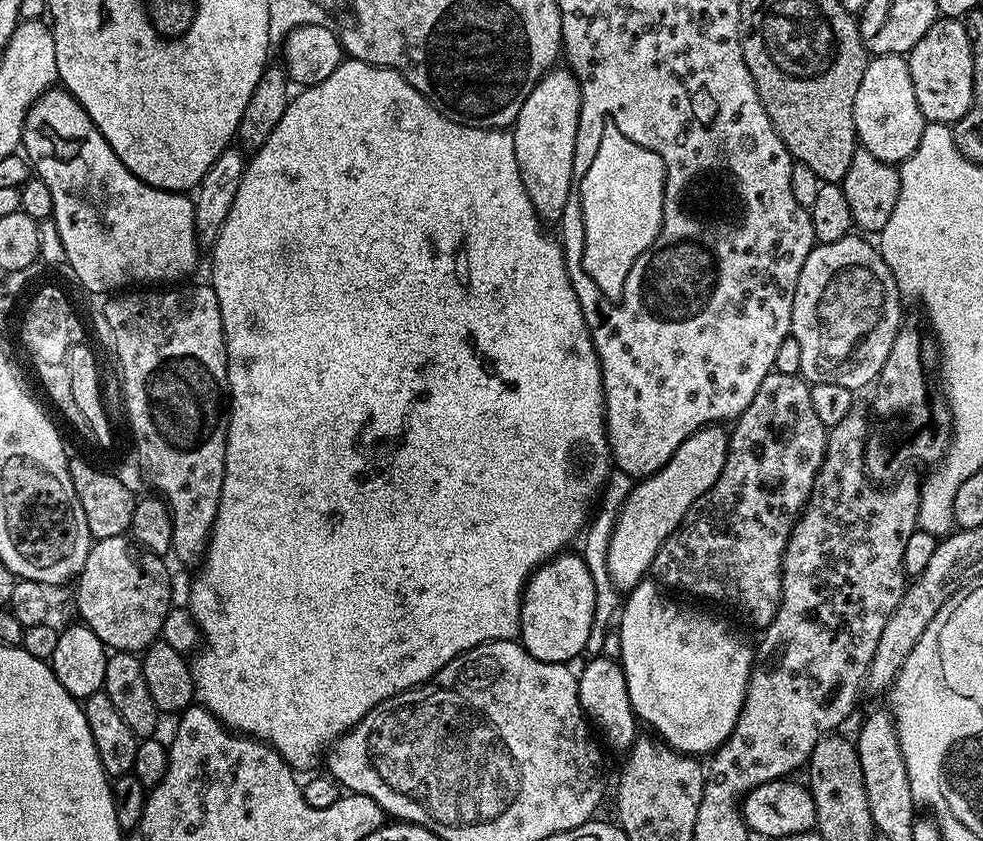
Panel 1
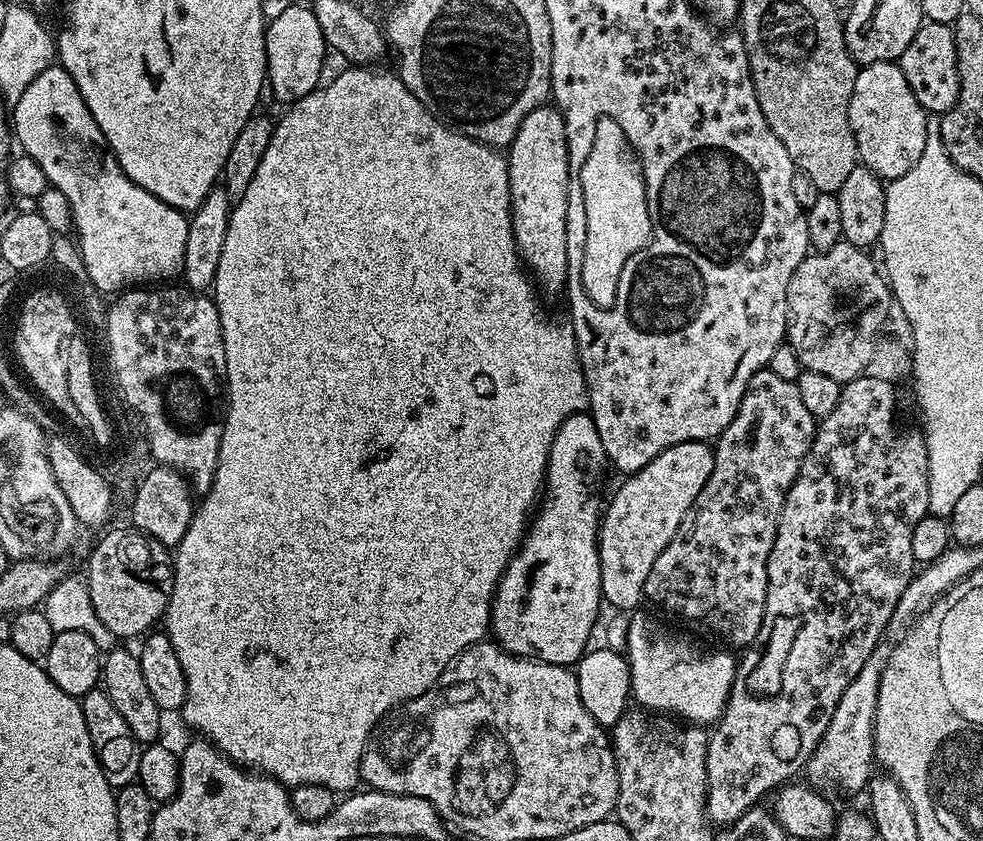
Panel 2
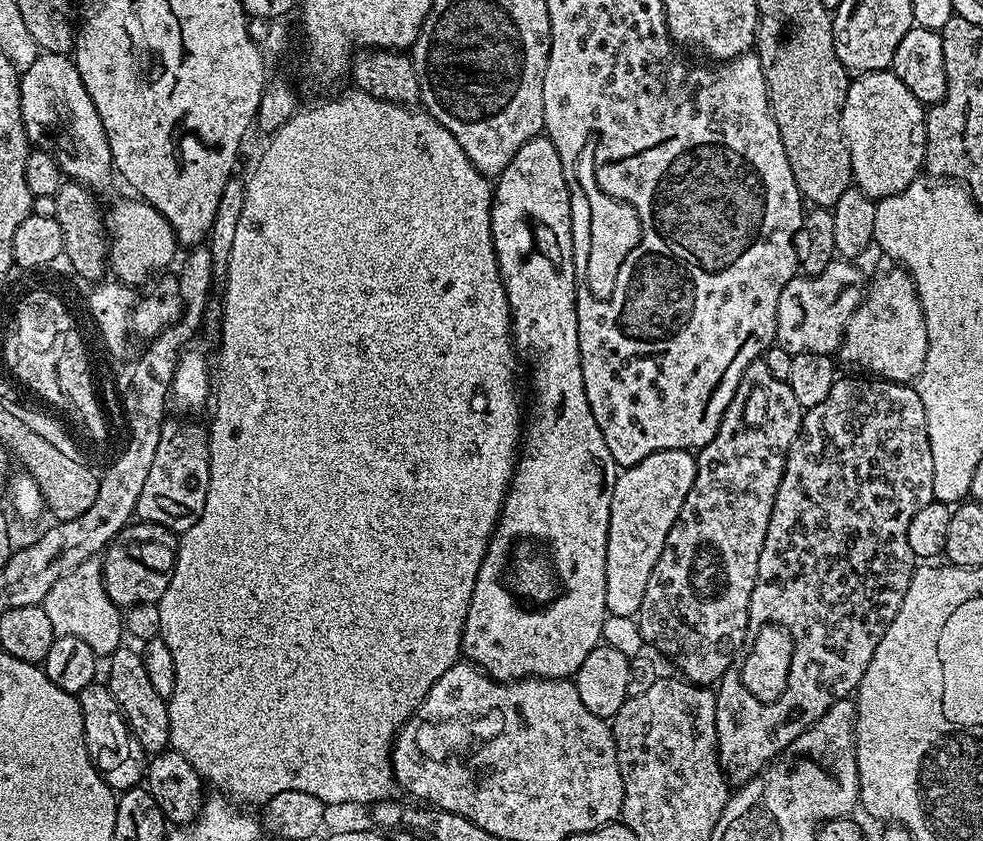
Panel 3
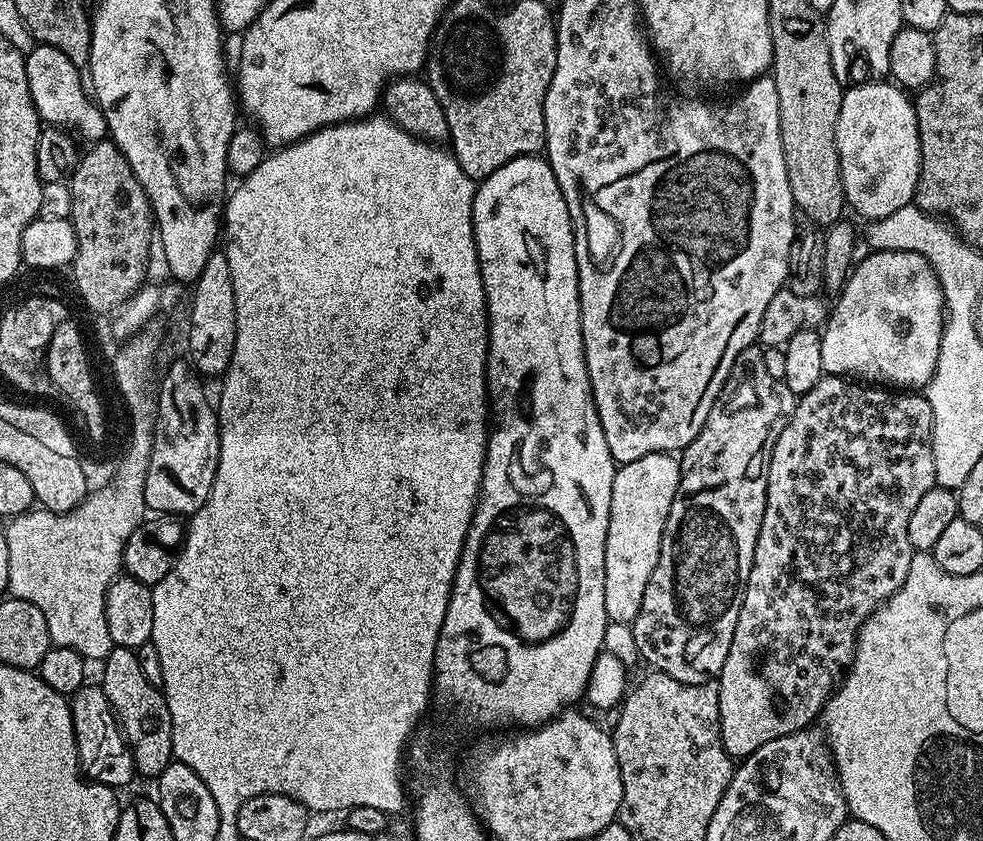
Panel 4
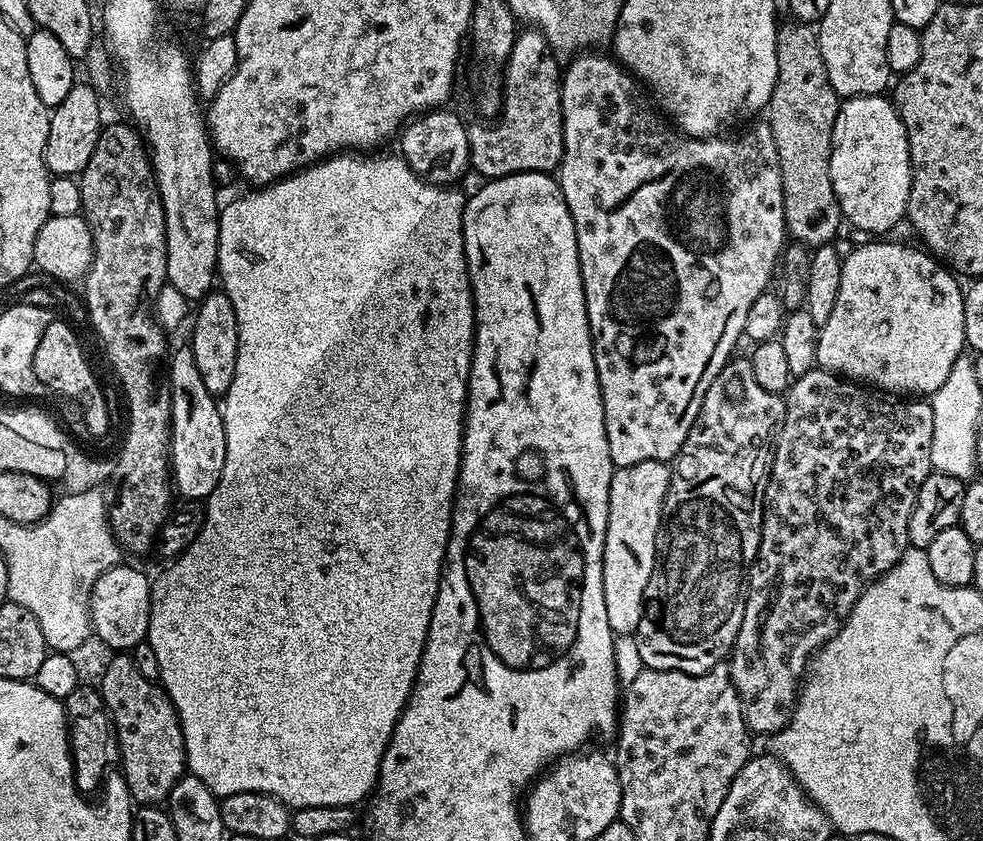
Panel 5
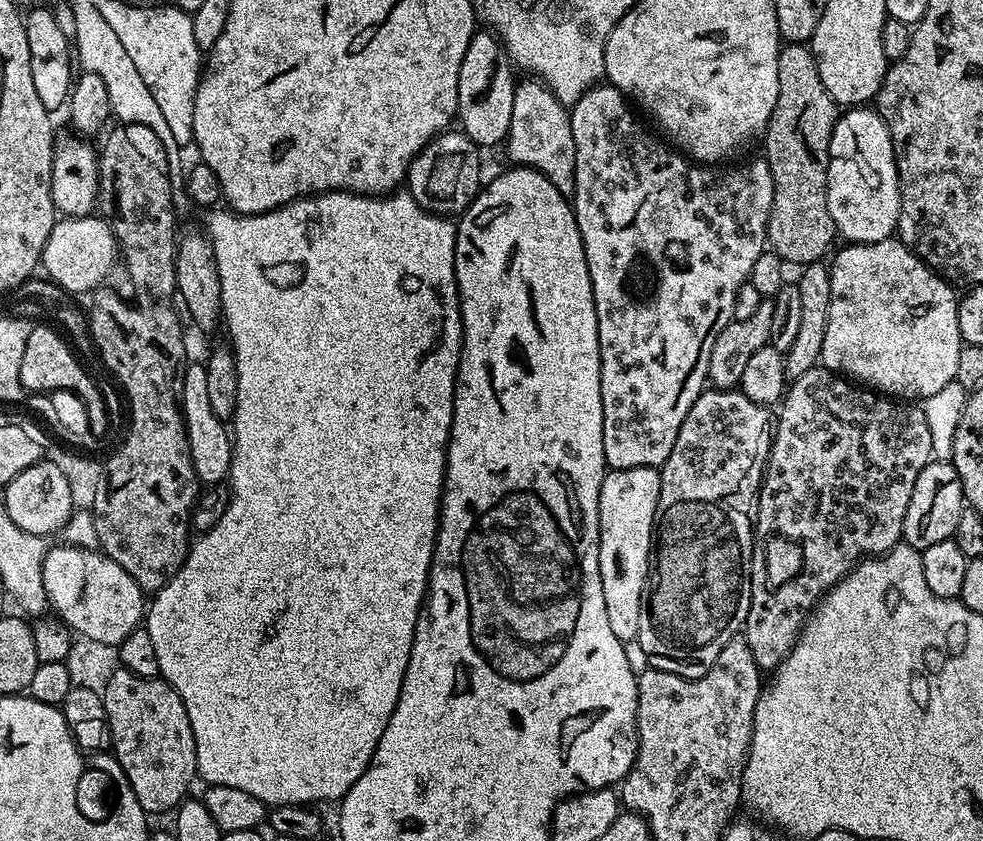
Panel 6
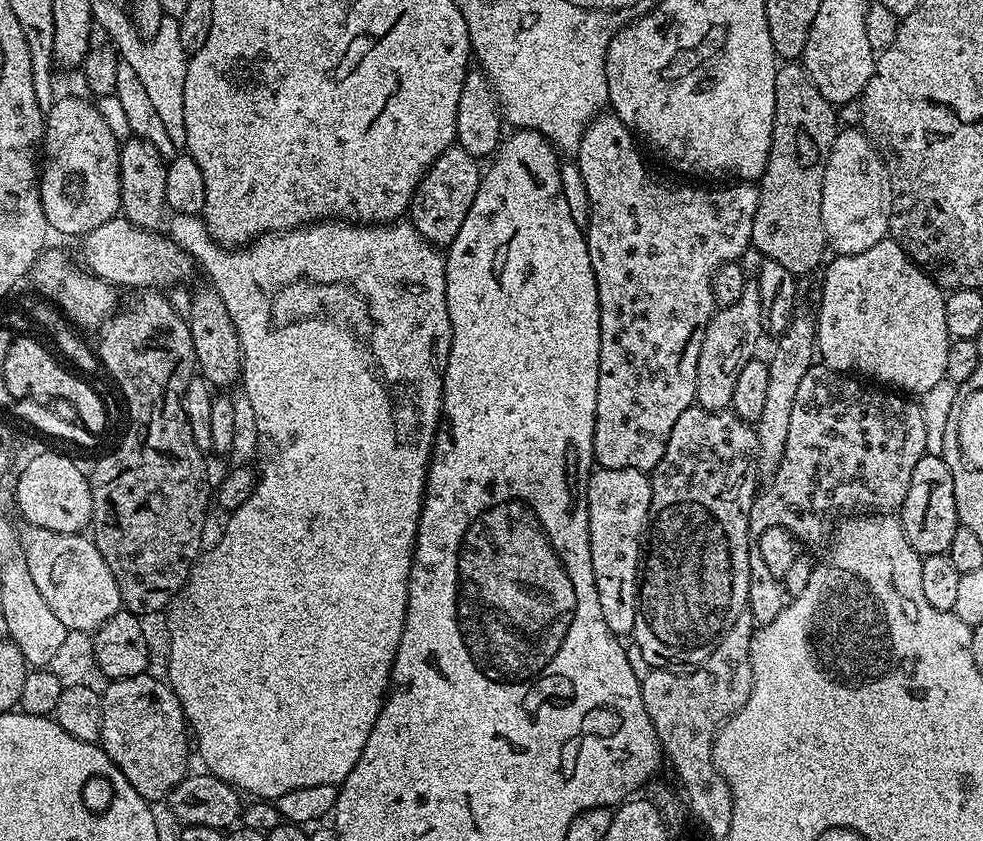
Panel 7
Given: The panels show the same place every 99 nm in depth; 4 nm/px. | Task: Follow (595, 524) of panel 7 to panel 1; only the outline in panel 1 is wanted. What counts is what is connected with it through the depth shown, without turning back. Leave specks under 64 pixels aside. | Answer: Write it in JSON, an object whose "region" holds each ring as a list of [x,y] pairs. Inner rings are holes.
{"region":[[[710,424],[707,428],[700,428],[694,434],[690,434],[686,438],[686,442],[682,442],[682,446],[678,446],[678,450],[674,450],[672,457],[658,471],[643,477],[634,484],[632,493],[626,498],[626,502],[618,514],[613,538],[610,540],[610,580],[621,593],[631,592],[634,586],[641,584],[651,573],[652,563],[658,550],[670,538],[670,534],[674,534],[674,530],[680,525],[682,518],[686,518],[690,506],[694,506],[694,502],[698,502],[698,498],[702,498],[702,494],[706,494],[706,490],[710,490],[710,486],[714,486],[714,482],[718,482],[718,474],[722,474],[722,466],[726,466],[728,457],[729,433],[725,429],[723,432],[722,429],[720,424]]]}

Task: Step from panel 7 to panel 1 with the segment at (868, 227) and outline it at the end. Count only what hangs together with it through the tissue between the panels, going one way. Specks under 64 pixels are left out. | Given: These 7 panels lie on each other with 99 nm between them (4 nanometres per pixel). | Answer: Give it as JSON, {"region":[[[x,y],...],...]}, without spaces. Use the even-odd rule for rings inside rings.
{"region":[[[872,56],[866,74],[862,74],[858,94],[854,94],[854,130],[859,147],[870,150],[870,154],[882,158],[882,162],[899,166],[914,154],[914,150],[918,150],[925,123],[918,98],[914,98],[914,82],[910,78],[907,59],[904,56]]]}

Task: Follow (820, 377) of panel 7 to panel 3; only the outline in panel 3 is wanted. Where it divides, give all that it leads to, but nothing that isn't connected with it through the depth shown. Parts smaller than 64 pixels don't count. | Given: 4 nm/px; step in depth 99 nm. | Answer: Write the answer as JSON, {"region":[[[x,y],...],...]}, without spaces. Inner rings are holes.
{"region":[[[879,378],[860,379],[864,380],[837,379],[824,401],[804,412],[800,433],[790,446],[784,463],[784,473],[774,498],[774,510],[770,514],[770,526],[766,530],[766,542],[758,558],[758,574],[750,594],[746,638],[715,689],[716,745],[720,751],[720,766],[724,769],[724,775],[736,786],[743,786],[753,776],[760,775],[792,745],[794,738],[803,734],[815,720],[822,718],[822,714],[830,710],[833,702],[855,693],[866,674],[866,666],[870,666],[870,658],[874,658],[874,650],[878,650],[878,642],[882,642],[882,634],[886,634],[890,622],[894,622],[894,614],[898,614],[898,606],[902,606],[902,598],[906,598],[906,590],[910,586],[914,571],[914,557],[908,541],[910,522],[914,514],[918,514],[922,506],[933,503],[937,495],[934,490],[934,454],[930,454],[926,410],[915,387]]]}

